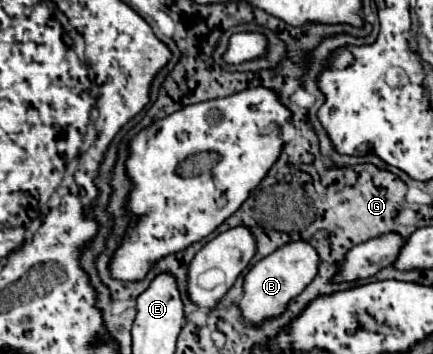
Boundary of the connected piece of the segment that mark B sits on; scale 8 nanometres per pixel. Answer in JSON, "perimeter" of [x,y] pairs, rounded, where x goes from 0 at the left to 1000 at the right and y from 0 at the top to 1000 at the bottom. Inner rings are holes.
{"perimeter":[[[672,681],[630,709],[626,720],[617,720],[612,732],[603,732],[598,743],[589,743],[566,777],[566,811],[561,811],[566,833],[552,856],[561,895],[575,912],[598,918],[603,901],[654,884],[663,850],[686,839],[686,828],[695,828],[714,805],[714,794],[723,794],[723,782],[732,777],[732,754],[737,754],[737,720],[727,698],[709,681]]]}

